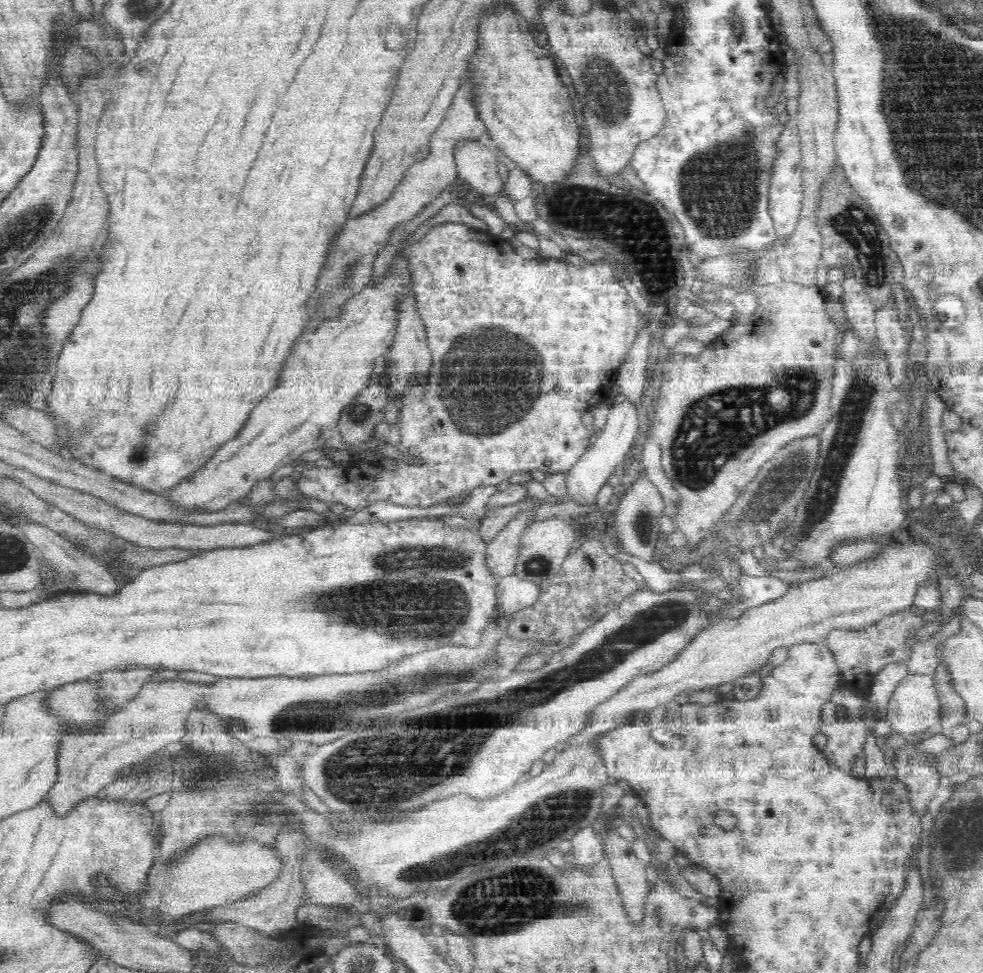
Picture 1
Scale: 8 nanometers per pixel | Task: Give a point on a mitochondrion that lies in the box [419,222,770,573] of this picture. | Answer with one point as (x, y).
(491, 376)

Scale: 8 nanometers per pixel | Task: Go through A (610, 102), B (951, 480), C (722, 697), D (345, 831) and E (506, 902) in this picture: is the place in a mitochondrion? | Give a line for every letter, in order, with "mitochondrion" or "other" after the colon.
A: mitochondrion
B: other
C: other
D: mitochondrion
E: mitochondrion

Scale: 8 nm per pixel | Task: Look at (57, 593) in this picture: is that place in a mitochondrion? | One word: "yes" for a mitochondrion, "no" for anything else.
no

